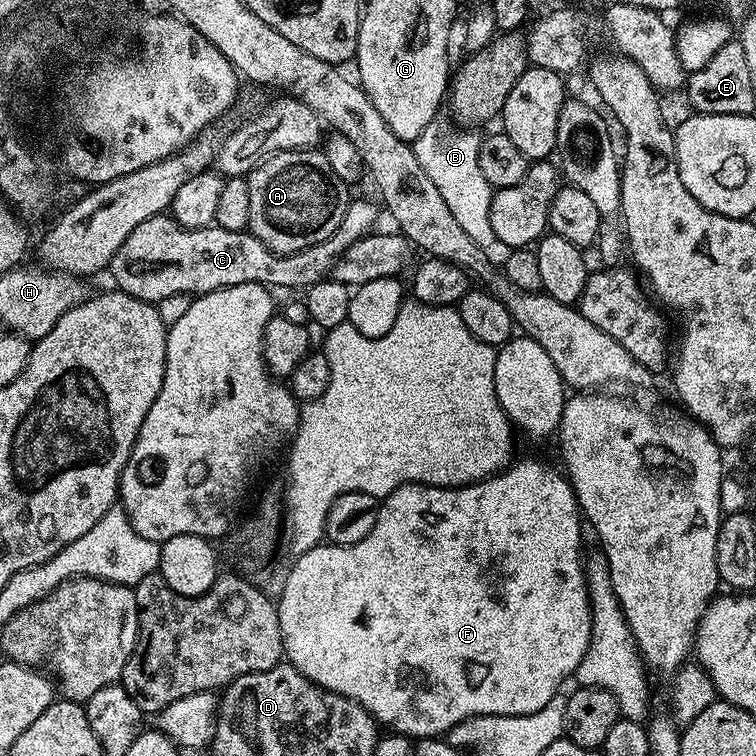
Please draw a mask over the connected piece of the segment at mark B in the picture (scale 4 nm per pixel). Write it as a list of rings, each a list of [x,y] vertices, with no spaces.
[[[432,120],[430,126],[426,126],[426,130],[414,141],[412,149],[418,162],[422,162],[422,170],[430,174],[430,182],[438,186],[438,194],[442,194],[446,206],[450,206],[458,226],[462,226],[462,230],[466,230],[466,234],[470,234],[470,238],[474,238],[480,248],[491,249],[491,244],[497,243],[494,229],[490,226],[490,202],[494,190],[478,167],[481,137],[472,133],[475,131],[453,127],[445,120]]]

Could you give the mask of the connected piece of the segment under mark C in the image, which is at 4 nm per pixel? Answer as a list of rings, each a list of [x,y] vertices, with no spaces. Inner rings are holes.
[[[352,198],[348,202],[348,213],[330,238],[301,252],[281,256],[269,250],[247,230],[235,232],[215,226],[184,228],[171,215],[161,214],[146,218],[146,222],[135,227],[122,246],[118,246],[110,273],[116,283],[113,285],[119,291],[149,302],[170,298],[170,294],[192,296],[239,284],[262,284],[272,290],[306,290],[310,285],[325,279],[335,266],[336,259],[376,227],[375,206],[368,200]]]

